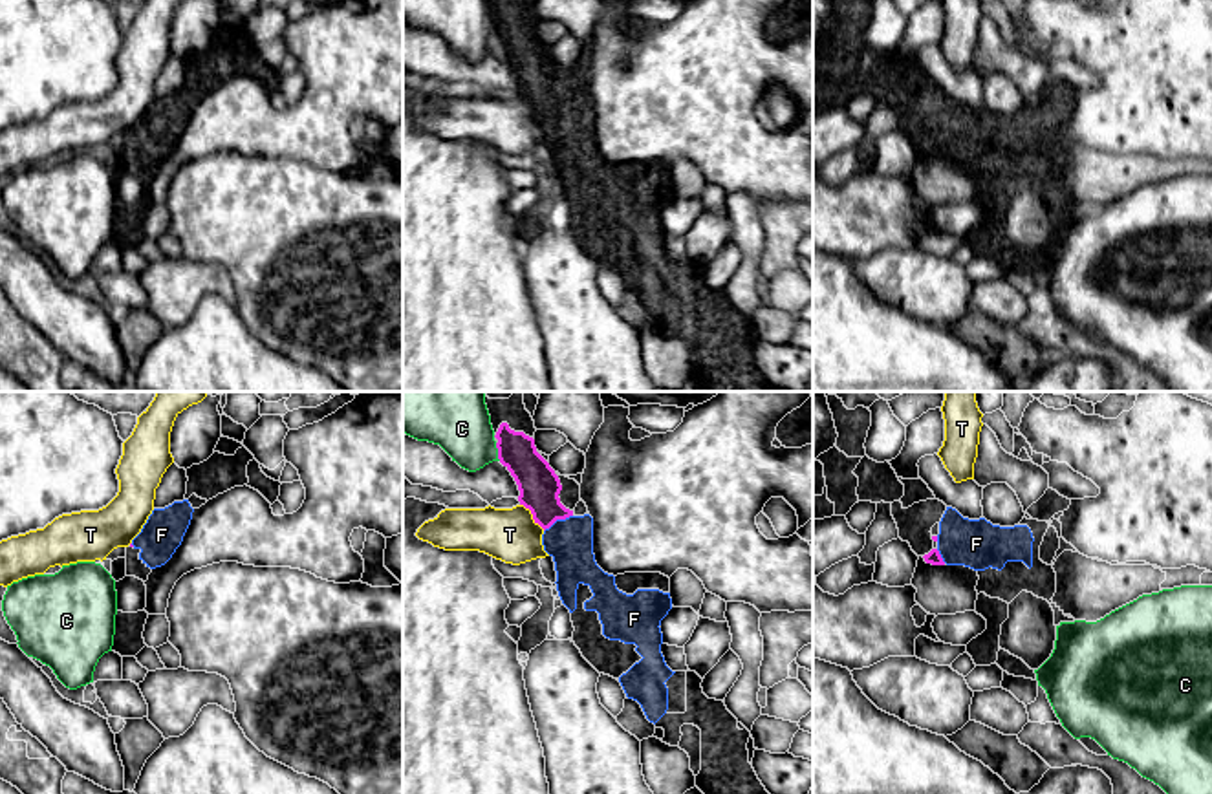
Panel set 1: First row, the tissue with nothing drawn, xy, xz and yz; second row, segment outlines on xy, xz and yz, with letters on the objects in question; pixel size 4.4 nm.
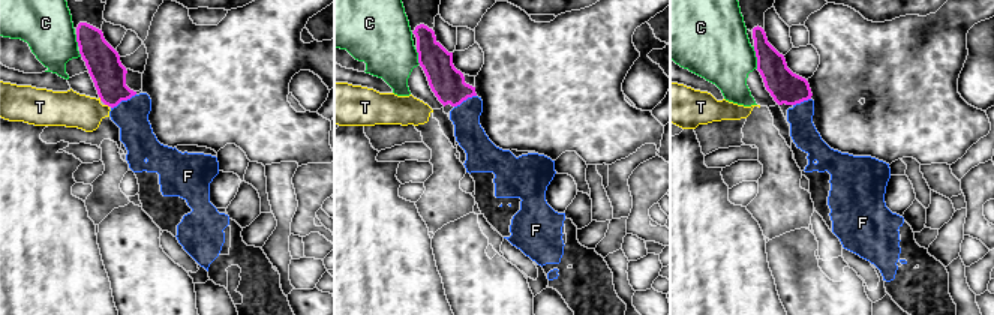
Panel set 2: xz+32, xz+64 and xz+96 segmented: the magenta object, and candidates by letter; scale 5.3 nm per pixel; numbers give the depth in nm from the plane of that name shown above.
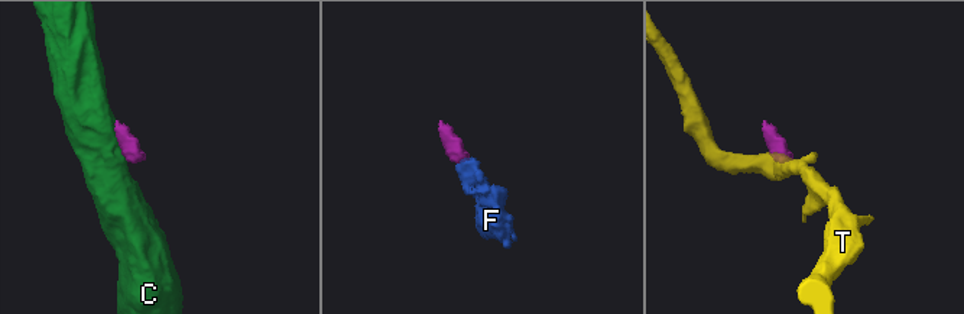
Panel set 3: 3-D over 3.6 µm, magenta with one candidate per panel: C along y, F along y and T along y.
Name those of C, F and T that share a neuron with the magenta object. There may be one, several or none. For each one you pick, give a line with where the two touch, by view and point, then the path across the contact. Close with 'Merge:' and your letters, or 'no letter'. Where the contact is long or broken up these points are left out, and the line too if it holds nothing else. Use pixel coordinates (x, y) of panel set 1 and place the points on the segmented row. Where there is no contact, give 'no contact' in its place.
F: meets magenta in xz at (557, 518); runs through xz (539, 485), (544, 505), (557, 518), (570, 542)
Merge: F

